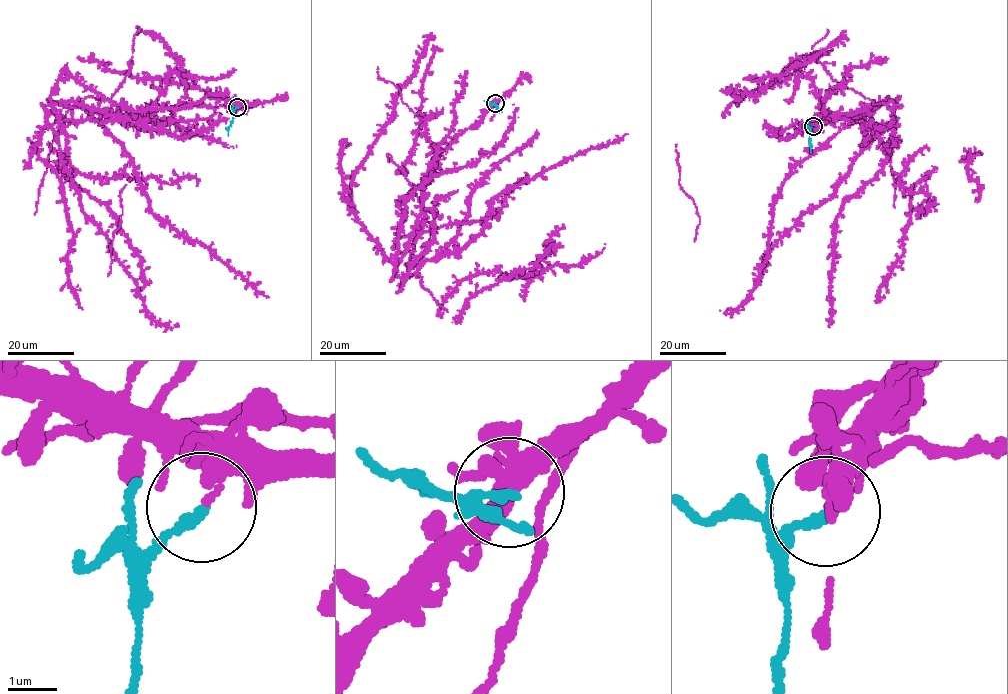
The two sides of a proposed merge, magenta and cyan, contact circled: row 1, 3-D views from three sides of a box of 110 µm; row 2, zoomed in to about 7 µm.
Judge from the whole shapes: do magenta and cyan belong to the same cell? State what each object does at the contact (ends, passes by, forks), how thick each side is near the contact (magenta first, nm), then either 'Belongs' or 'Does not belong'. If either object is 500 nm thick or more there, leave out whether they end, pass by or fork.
At the ring magenta ends. At the ring cyan ends. Thickness 200 nm (magenta) against 190 nm. Does not belong

